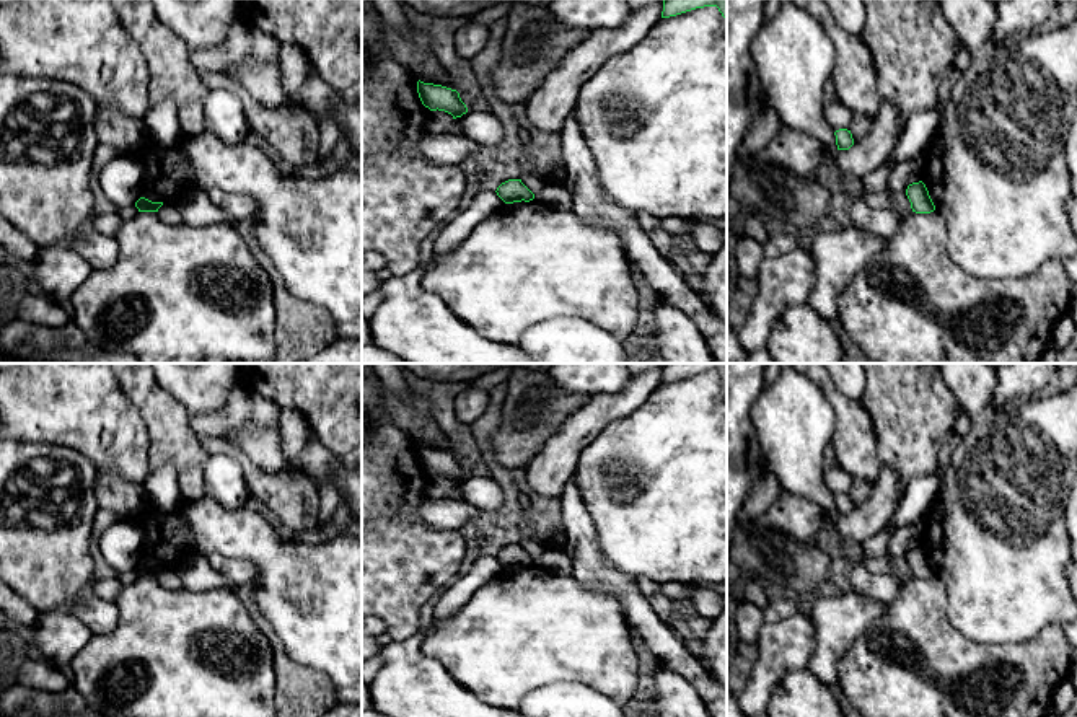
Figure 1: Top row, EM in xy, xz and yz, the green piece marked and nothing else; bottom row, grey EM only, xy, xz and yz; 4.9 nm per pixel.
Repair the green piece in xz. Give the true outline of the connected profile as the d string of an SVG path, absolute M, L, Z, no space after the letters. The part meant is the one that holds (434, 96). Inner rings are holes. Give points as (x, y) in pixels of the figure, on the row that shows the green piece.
M417 81L417 93L425 108L430 111L445 111L453 116L453 119L461 117L468 112L466 104L461 101L459 93L456 90Z

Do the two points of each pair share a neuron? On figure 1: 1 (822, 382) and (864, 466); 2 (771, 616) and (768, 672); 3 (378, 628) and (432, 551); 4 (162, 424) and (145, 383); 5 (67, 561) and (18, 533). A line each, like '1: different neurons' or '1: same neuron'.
1: same neuron
2: different neurons
3: different neurons
4: same neuron
5: same neuron

